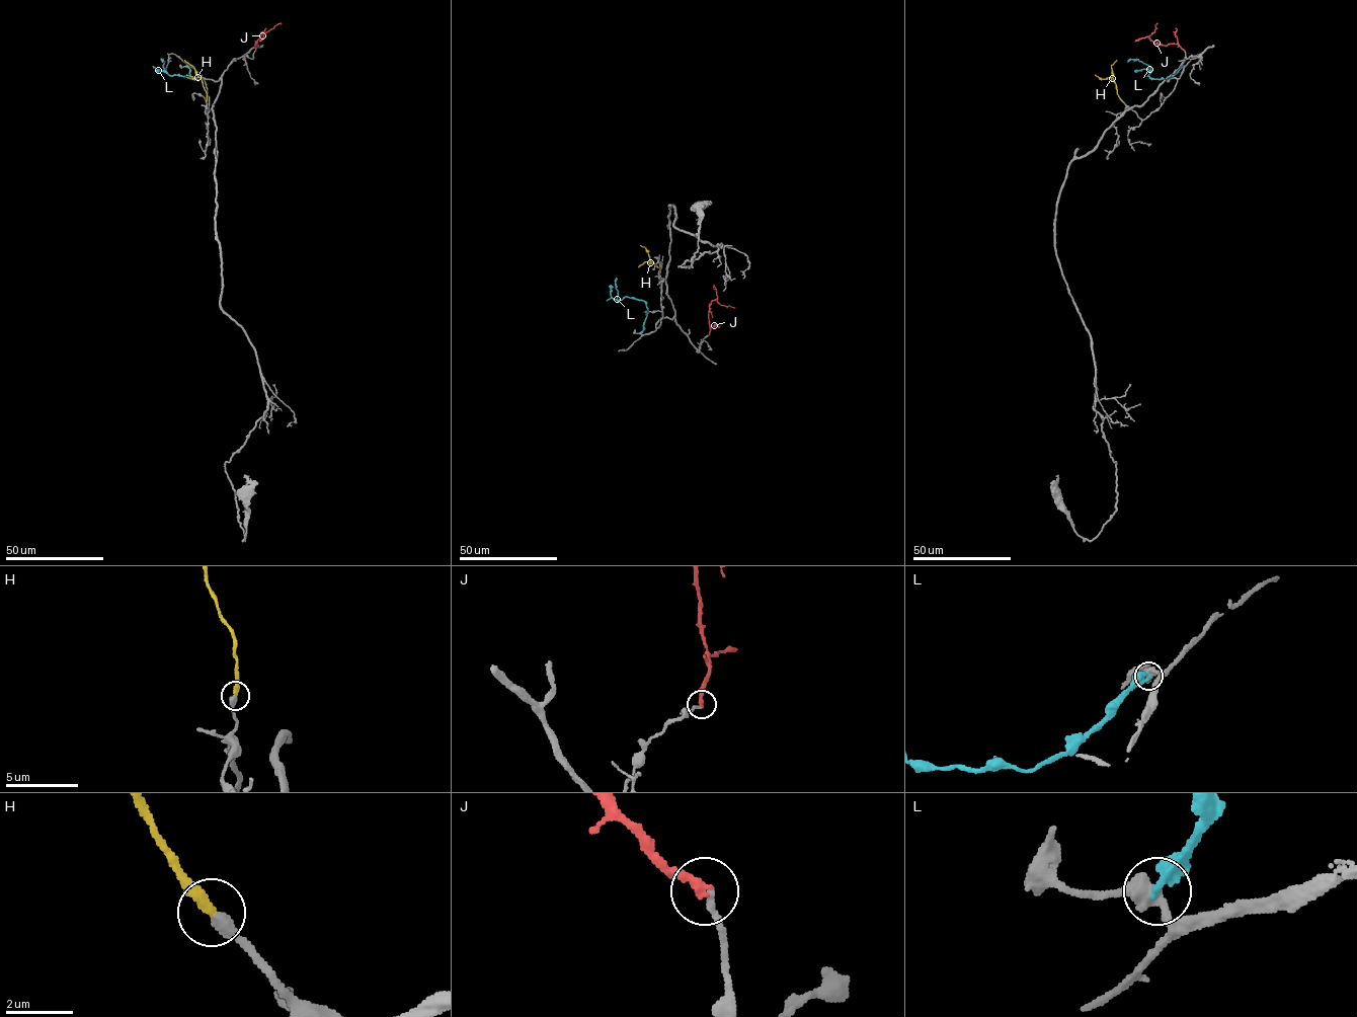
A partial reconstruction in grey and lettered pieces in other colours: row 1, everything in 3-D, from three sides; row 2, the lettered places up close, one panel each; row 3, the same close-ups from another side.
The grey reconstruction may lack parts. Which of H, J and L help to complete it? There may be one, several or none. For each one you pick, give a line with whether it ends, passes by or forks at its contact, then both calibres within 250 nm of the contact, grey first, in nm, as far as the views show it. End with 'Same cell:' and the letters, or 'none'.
H: it ends | 400/340 nm
Same cell: H

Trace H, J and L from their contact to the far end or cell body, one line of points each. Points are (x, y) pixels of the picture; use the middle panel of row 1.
H: (660, 271), (659, 267), (649, 261), (638, 266)
J: (709, 334), (711, 302), (716, 299), (721, 305), (734, 308)
L: (641, 333), (646, 303), (625, 296), (617, 301), (616, 278)

